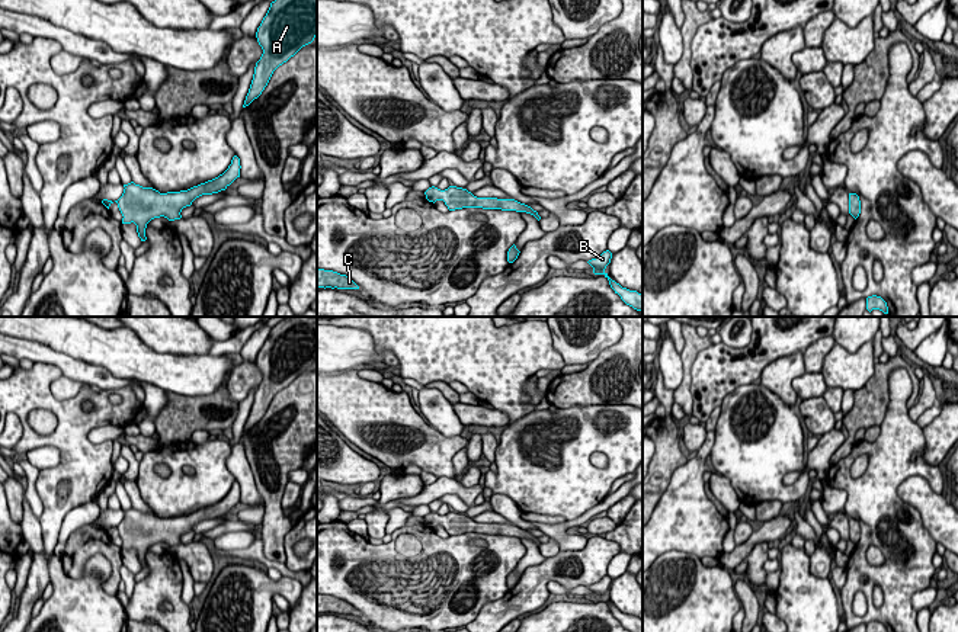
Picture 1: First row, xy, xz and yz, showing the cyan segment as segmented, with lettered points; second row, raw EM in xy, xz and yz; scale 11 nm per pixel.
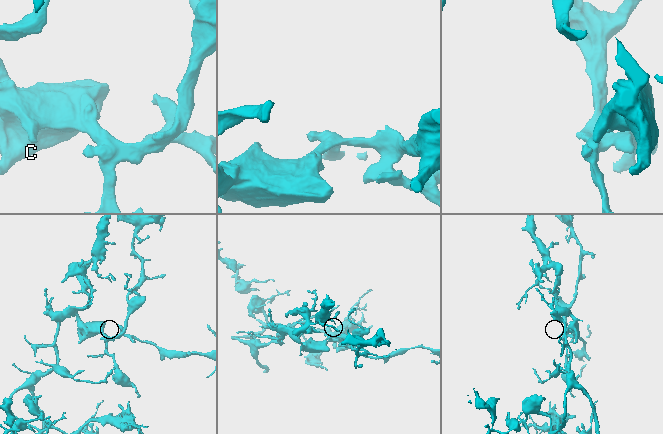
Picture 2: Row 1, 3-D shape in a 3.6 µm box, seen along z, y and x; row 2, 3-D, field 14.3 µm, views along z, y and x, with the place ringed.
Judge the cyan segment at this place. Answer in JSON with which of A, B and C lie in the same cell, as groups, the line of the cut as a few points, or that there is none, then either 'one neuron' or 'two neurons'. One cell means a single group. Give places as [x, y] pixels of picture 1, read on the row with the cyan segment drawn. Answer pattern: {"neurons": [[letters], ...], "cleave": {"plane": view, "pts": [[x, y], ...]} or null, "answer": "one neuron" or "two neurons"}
{"neurons": [["A", "B", "C"]], "cleave": null, "answer": "one neuron"}

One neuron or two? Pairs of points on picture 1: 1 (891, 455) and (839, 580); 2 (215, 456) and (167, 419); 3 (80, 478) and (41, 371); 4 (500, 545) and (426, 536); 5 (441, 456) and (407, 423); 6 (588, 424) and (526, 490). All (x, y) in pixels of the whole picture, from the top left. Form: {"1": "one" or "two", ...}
{"1": "two", "2": "two", "3": "one", "4": "one", "5": "one", "6": "one"}

